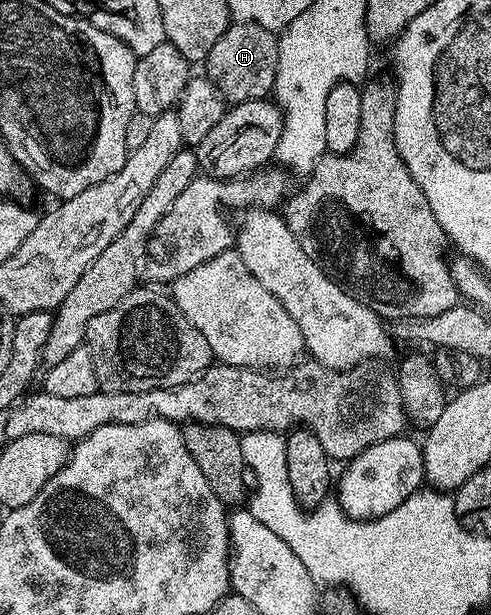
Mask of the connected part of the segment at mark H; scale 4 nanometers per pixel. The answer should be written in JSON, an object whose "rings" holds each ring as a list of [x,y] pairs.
{"rings":[[[232,22],[220,34],[220,42],[212,46],[204,61],[205,75],[220,90],[231,105],[267,99],[274,91],[276,62],[278,61],[278,36],[256,22]]]}

